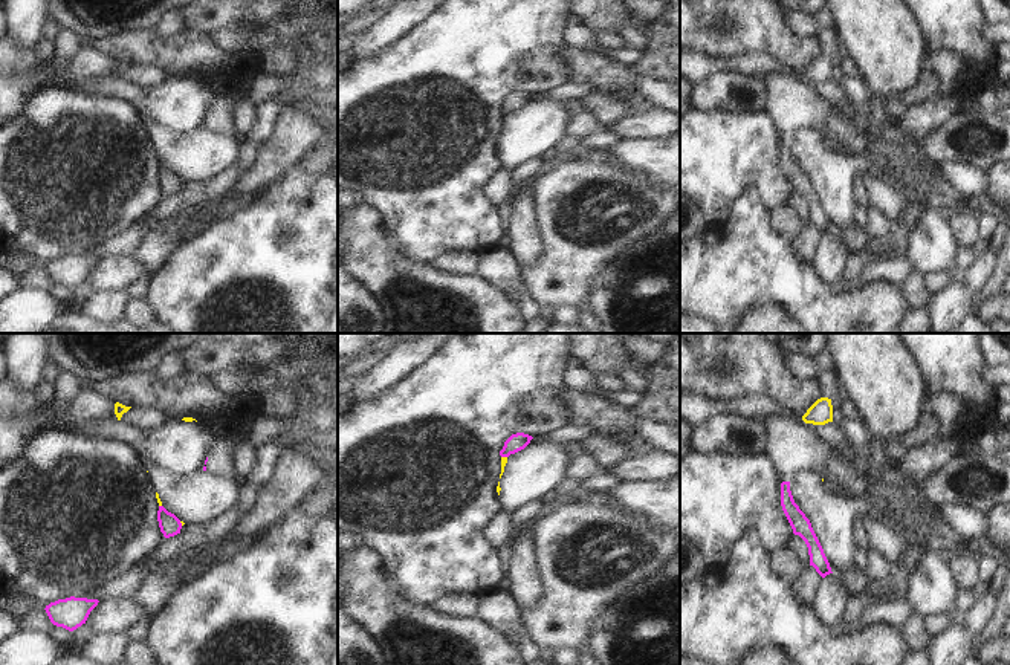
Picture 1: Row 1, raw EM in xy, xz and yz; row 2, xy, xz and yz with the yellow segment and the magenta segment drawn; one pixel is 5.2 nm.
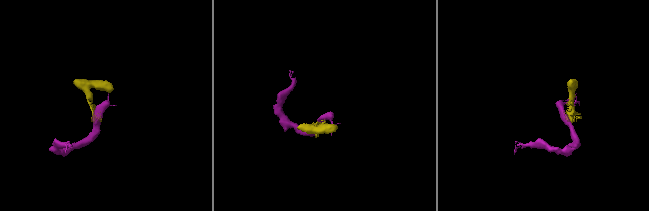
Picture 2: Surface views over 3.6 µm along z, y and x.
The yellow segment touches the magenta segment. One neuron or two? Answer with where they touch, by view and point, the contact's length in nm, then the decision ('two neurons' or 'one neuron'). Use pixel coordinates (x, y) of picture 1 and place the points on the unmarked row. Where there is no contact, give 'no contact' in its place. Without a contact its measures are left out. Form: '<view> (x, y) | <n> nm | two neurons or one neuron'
xz (504, 115) | 30 nm | two neurons

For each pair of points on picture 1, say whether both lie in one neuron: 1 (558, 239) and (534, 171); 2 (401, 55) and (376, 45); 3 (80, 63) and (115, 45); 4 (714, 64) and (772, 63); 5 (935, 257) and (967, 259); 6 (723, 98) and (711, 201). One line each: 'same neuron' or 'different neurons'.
1: different neurons
2: different neurons
3: different neurons
4: same neuron
5: different neurons
6: different neurons

